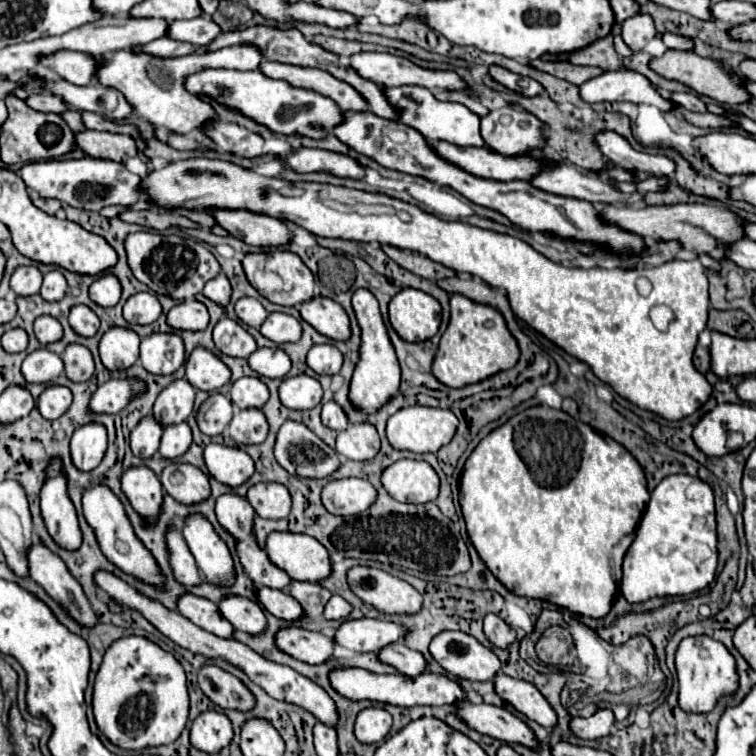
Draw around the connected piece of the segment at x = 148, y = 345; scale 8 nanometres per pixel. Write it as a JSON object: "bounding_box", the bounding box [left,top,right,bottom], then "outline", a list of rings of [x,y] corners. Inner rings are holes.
{"bounding_box":[141,332,185,374],"outline":[[[153,332],[141,340],[141,364],[151,374],[173,374],[185,362],[183,338],[175,332]]]}

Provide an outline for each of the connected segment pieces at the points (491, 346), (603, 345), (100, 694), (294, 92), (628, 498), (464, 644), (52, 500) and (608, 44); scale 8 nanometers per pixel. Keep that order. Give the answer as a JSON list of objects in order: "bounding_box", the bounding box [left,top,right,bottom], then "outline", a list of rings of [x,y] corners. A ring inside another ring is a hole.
[{"bounding_box":[433,294,519,388],"outline":[[[453,294],[451,298],[451,320],[447,330],[441,336],[435,360],[433,360],[433,376],[449,386],[449,388],[463,388],[467,384],[481,382],[501,370],[509,370],[519,360],[519,346],[507,324],[491,306],[471,302],[461,294]]]},{"bounding_box":[141,158,713,420],"outline":[[[209,158],[171,162],[145,176],[141,184],[159,208],[243,208],[295,222],[315,236],[389,244],[419,252],[459,274],[469,272],[479,276],[489,286],[507,292],[517,318],[567,354],[585,362],[619,396],[667,420],[681,420],[693,414],[707,402],[713,390],[707,378],[693,366],[697,338],[705,330],[709,312],[707,268],[699,256],[693,260],[675,258],[661,266],[639,266],[631,270],[619,266],[611,270],[599,266],[589,270],[567,268],[551,262],[519,238],[465,222],[445,222],[419,206],[385,194],[267,178],[231,162]],[[637,278],[651,282],[649,296],[637,292]],[[657,304],[667,304],[677,314],[669,332],[659,332],[649,318],[649,310]]]},{"bounding_box":[93,636,189,750],"outline":[[[145,636],[119,638],[105,650],[93,684],[93,714],[99,730],[117,746],[143,750],[171,744],[189,716],[187,676],[179,660]]]},{"bounding_box":[185,68,341,140],"outline":[[[223,68],[201,70],[187,78],[185,88],[197,96],[203,94],[207,98],[213,98],[221,106],[235,108],[253,122],[283,136],[307,136],[313,140],[323,140],[329,134],[333,134],[333,126],[341,122],[341,108],[331,98],[325,98],[313,90],[289,86],[289,82],[269,78],[261,72],[223,70]]]},{"bounding_box":[459,406,647,618],"outline":[[[549,406],[527,408],[489,432],[467,458],[459,484],[467,534],[493,576],[513,594],[547,600],[591,618],[603,618],[617,598],[621,562],[647,502],[645,474],[625,446]],[[515,524],[529,526],[515,530]]]},{"bounding_box":[429,632,501,680],"outline":[[[441,632],[429,646],[433,658],[453,676],[467,680],[493,680],[501,672],[501,660],[465,632]]]},{"bounding_box":[41,458,81,550],"outline":[[[51,458],[45,468],[45,480],[41,486],[41,514],[49,534],[59,546],[67,550],[77,550],[81,546],[81,530],[77,524],[75,506],[69,498],[61,458]]]},{"bounding_box":[569,36,621,70],"outline":[[[605,36],[599,38],[597,42],[589,44],[587,48],[573,52],[569,62],[573,62],[575,66],[597,66],[601,70],[619,70],[621,62],[619,62],[619,54],[613,48],[613,36]]]}]

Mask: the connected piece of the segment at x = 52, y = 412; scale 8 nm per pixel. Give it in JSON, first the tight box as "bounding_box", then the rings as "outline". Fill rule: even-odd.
{"bounding_box":[37,386,73,420],"outline":[[[47,386],[37,400],[37,408],[43,418],[55,420],[67,412],[67,408],[71,406],[71,400],[73,396],[67,386]]]}

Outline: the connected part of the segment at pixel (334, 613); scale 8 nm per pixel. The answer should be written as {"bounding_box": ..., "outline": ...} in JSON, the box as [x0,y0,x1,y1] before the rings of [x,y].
{"bounding_box":[325,596,353,620],"outline":[[[331,596],[331,600],[325,606],[325,618],[327,620],[345,620],[351,614],[353,606],[349,606],[349,602],[345,602],[345,598],[341,596]]]}

